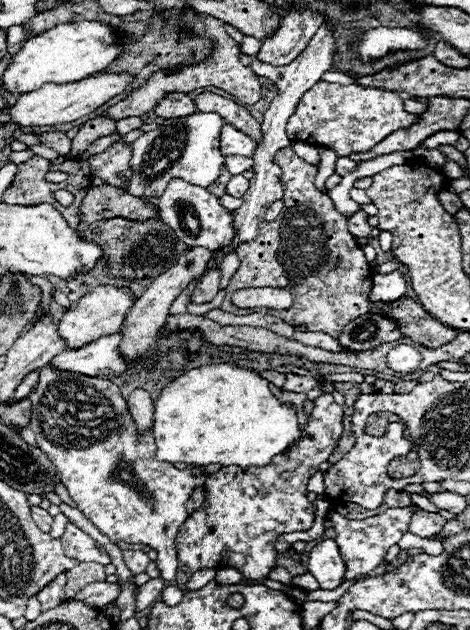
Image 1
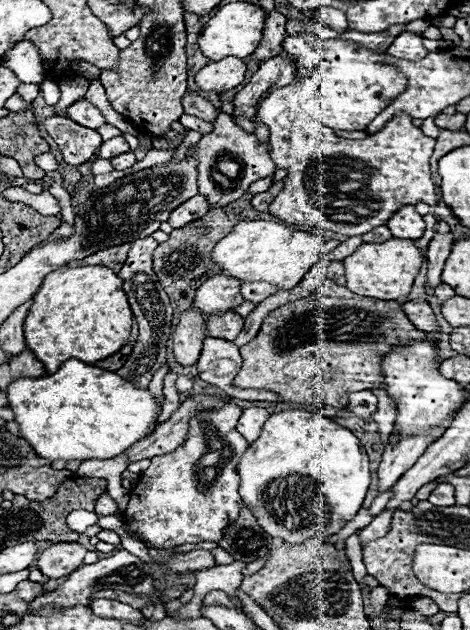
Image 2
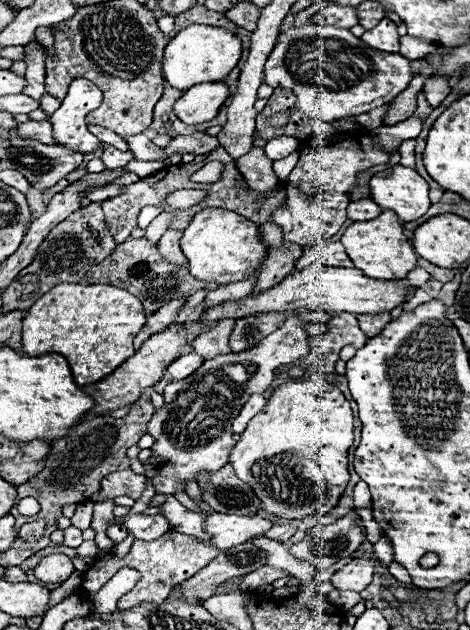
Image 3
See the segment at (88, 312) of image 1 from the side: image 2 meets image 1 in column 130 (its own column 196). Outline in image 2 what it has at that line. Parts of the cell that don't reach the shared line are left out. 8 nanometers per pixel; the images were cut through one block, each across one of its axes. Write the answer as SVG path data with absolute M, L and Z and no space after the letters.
M216 274L208 278L198 290L194 298L194 306L204 314L218 314L218 312L230 312L236 306L244 302L240 294L242 282L228 276L228 274Z

